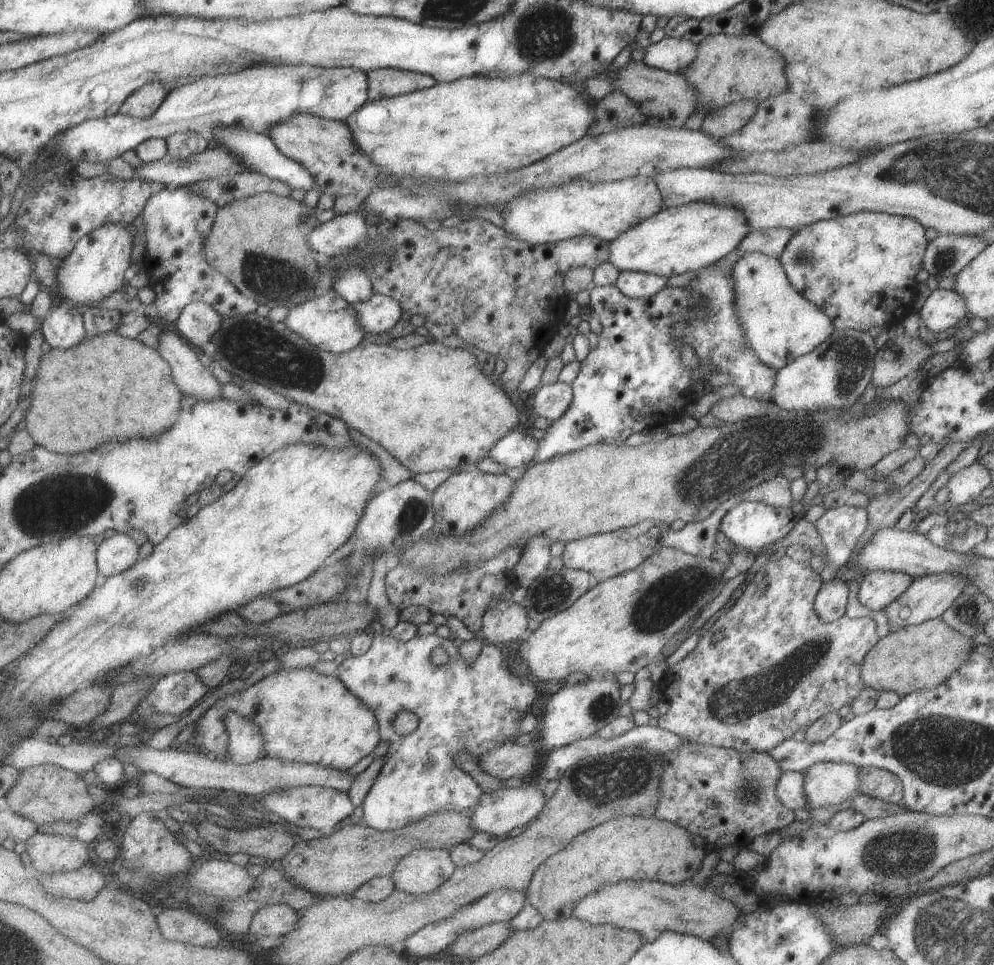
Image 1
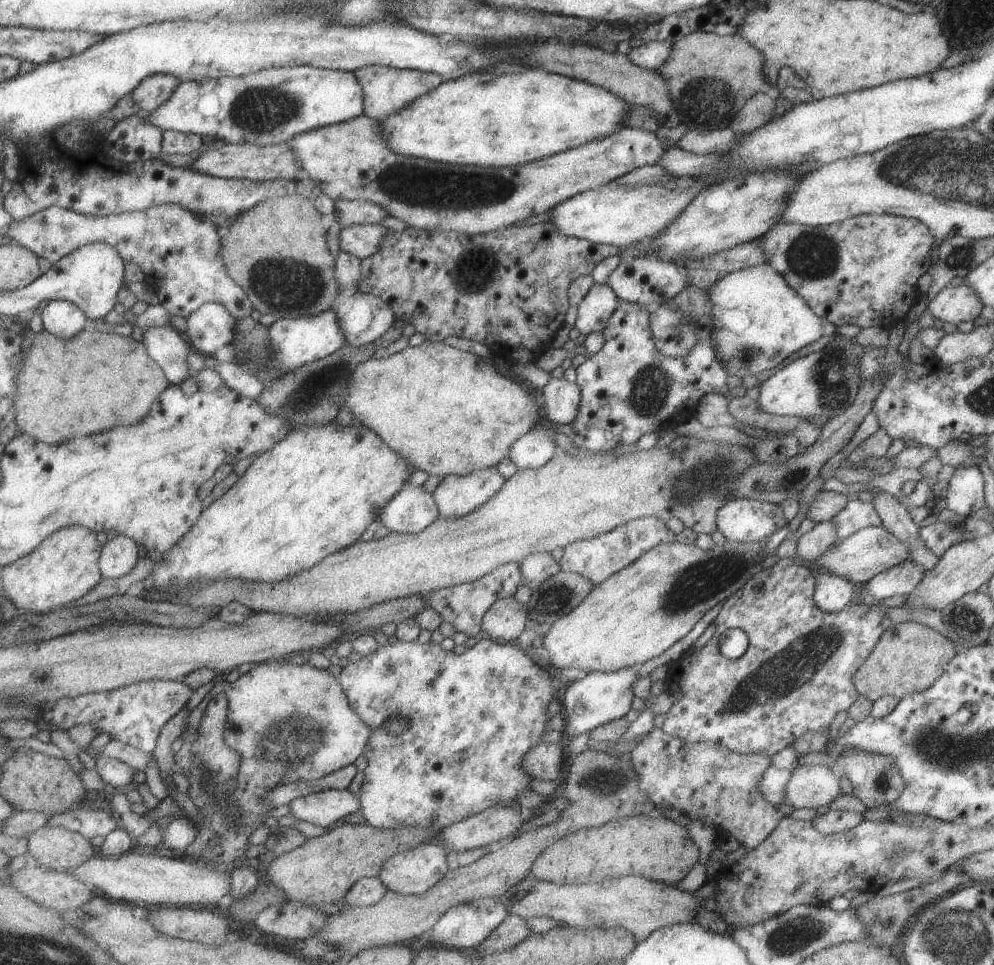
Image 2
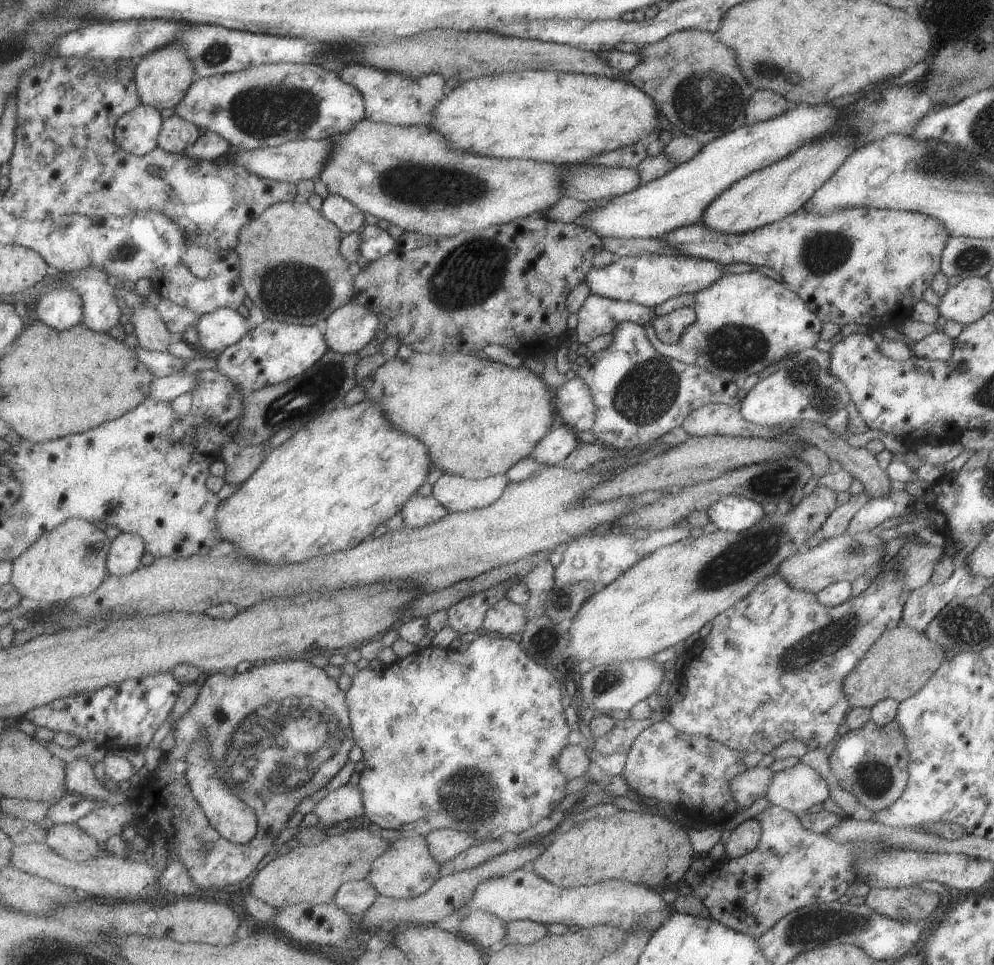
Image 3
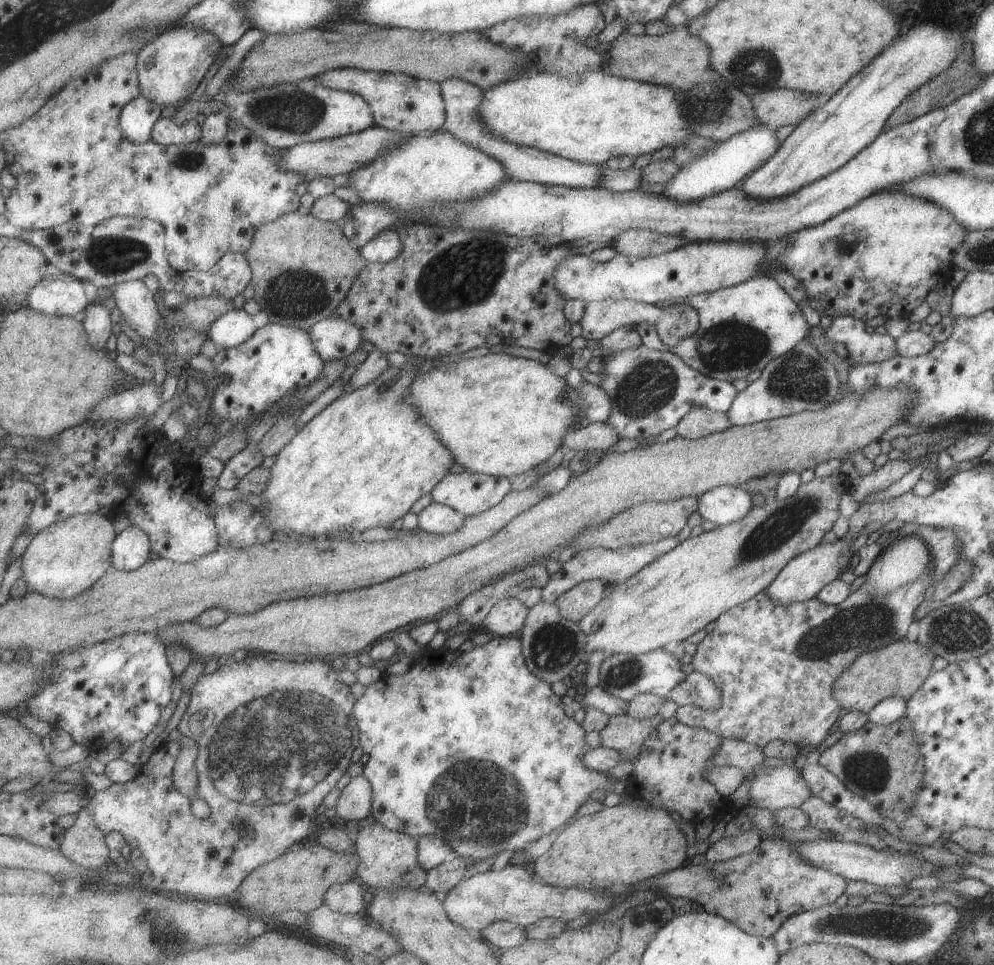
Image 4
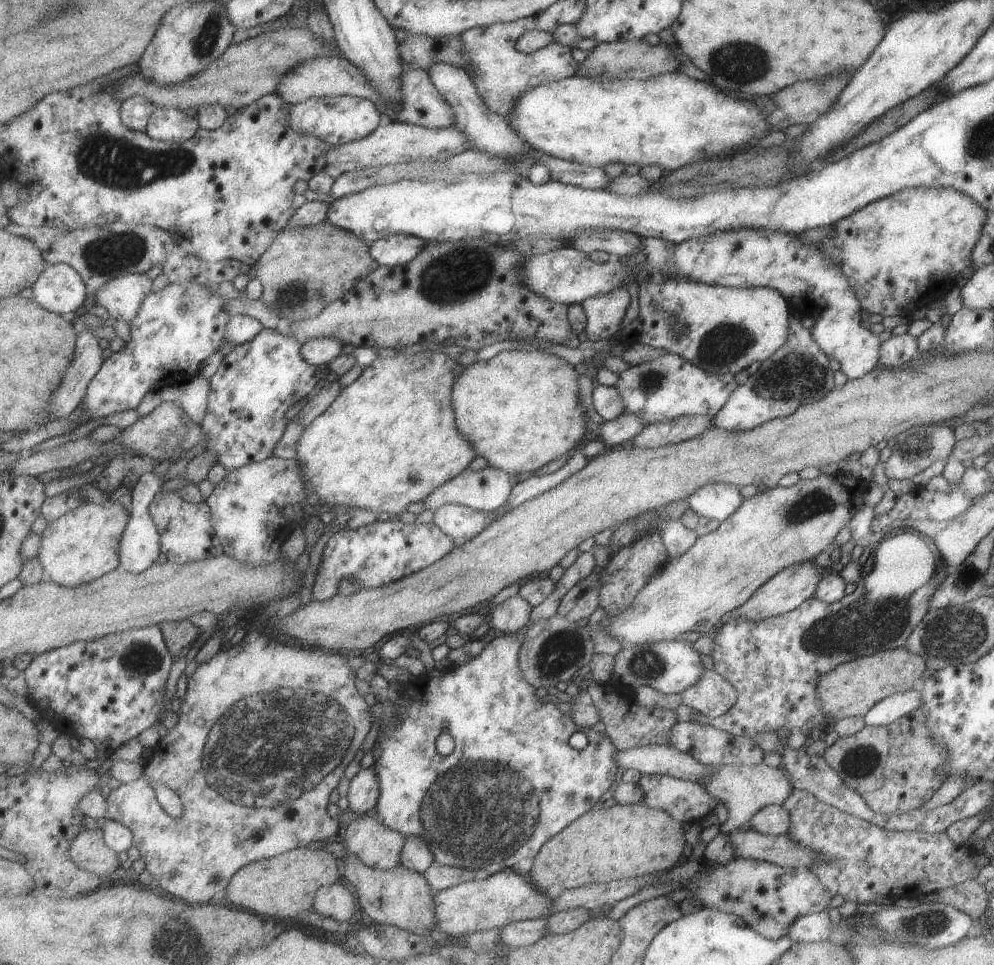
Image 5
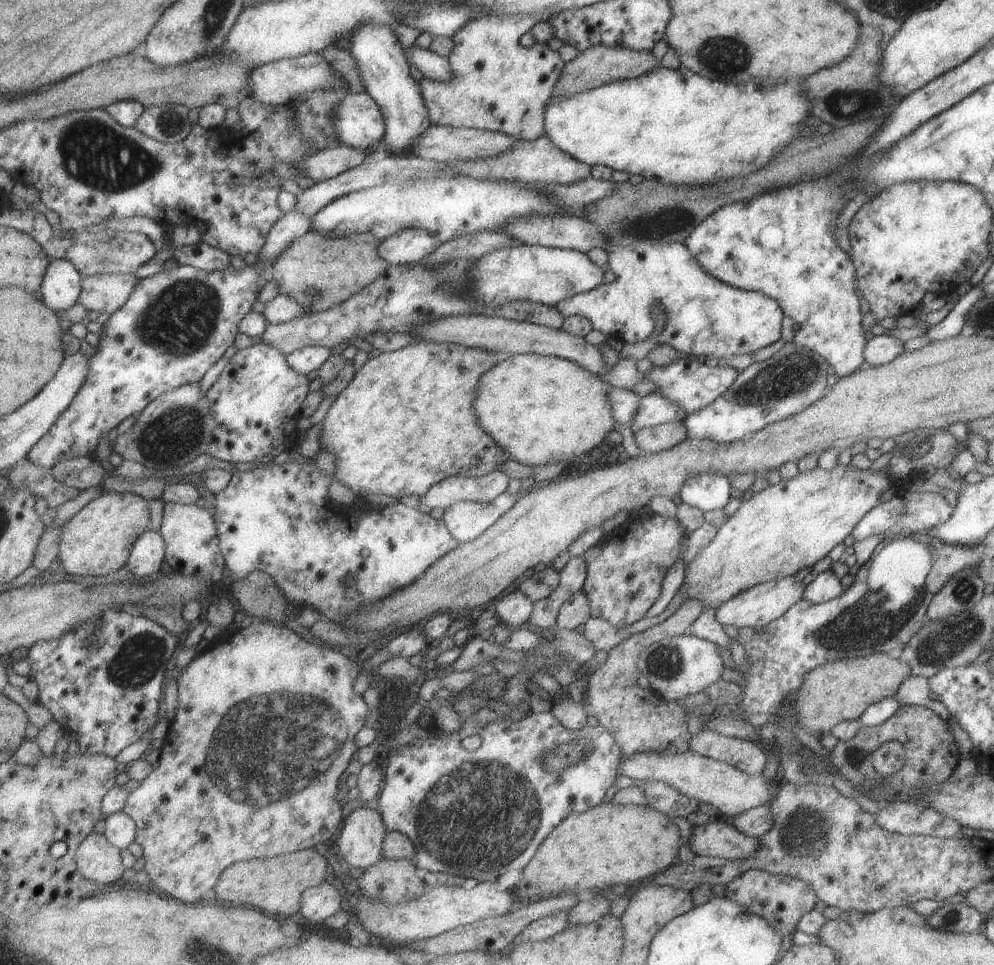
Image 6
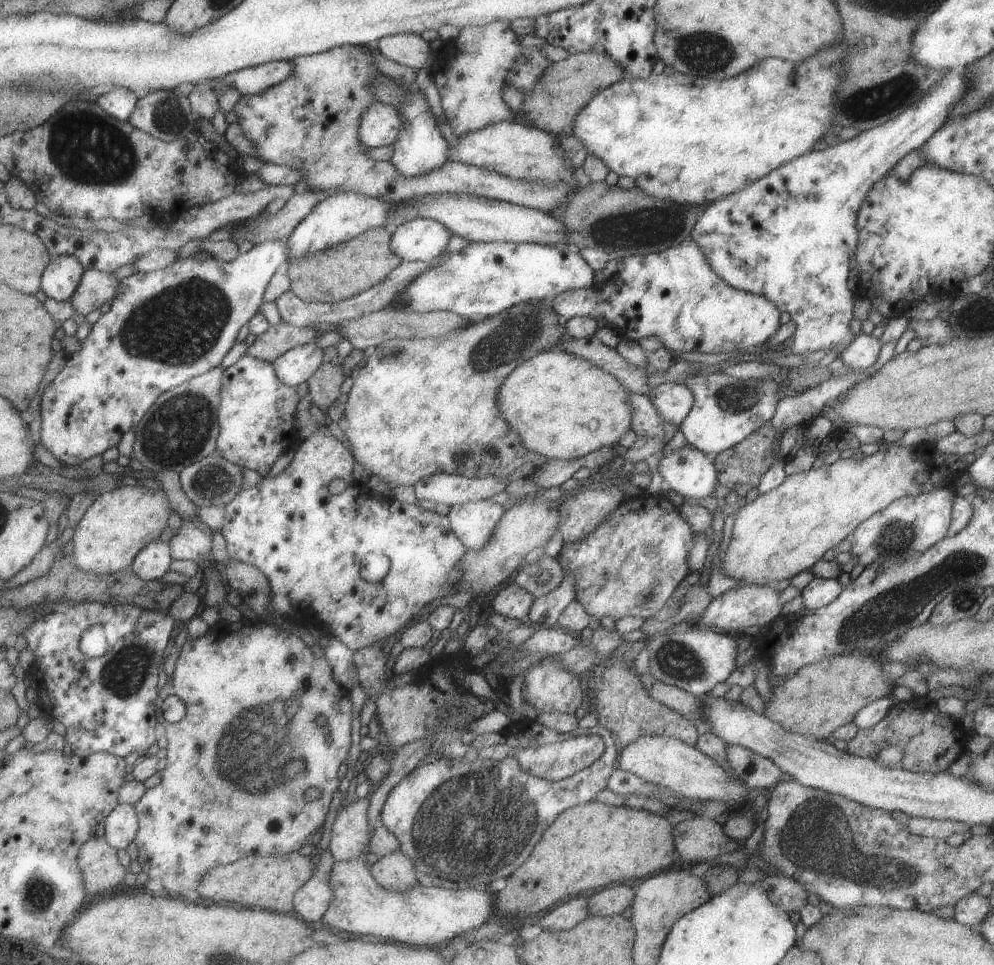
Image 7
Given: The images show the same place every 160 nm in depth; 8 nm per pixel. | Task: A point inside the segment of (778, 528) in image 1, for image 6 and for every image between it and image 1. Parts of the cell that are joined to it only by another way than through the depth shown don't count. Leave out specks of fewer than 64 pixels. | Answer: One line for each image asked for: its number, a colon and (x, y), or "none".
2: (739, 520)
3: (731, 513)
4: (721, 505)
5: (717, 501)
6: (706, 491)

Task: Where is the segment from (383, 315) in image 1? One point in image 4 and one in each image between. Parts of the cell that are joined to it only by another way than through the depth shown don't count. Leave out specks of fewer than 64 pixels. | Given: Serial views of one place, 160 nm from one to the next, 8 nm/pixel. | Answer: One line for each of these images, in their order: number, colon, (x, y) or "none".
2: (362, 318)
3: (348, 328)
4: (332, 339)

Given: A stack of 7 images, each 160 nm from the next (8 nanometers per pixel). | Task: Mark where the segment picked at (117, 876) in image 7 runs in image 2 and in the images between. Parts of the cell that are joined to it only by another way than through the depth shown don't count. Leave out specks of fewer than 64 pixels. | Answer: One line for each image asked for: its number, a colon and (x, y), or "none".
2: (53, 847)
3: (66, 839)
4: (83, 843)
5: (87, 850)
6: (98, 861)

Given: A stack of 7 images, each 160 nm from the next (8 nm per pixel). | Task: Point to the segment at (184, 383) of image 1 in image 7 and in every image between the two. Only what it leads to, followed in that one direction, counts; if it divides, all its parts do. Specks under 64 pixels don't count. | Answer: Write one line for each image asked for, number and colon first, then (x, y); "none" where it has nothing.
2: (167, 347)
3: (150, 331)
4: (135, 302)
5: (121, 297)
6: (101, 292)
7: (95, 288)

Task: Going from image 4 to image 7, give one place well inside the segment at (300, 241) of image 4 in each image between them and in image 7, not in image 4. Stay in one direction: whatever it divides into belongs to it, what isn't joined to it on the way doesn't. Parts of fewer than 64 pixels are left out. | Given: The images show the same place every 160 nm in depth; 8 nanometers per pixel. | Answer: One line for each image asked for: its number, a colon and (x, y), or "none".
5: (304, 269)
6: (316, 271)
7: (337, 273)

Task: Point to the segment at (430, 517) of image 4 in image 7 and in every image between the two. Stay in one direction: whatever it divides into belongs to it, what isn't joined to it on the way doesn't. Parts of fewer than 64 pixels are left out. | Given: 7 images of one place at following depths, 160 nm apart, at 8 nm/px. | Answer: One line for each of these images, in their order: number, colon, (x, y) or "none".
5: (457, 521)
6: (465, 520)
7: (472, 523)

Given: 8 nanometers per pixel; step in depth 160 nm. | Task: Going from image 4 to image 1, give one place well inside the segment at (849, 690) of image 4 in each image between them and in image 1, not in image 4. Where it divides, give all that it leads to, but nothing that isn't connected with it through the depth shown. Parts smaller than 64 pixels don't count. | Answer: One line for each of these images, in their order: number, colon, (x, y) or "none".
1: (918, 657)
2: (907, 658)
3: (901, 660)

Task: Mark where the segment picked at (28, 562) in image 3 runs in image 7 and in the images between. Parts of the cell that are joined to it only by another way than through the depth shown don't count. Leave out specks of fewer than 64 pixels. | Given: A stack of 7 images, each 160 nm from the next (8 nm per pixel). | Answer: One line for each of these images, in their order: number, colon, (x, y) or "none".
4: (62, 560)
5: (82, 544)
6: (97, 540)
7: (119, 522)

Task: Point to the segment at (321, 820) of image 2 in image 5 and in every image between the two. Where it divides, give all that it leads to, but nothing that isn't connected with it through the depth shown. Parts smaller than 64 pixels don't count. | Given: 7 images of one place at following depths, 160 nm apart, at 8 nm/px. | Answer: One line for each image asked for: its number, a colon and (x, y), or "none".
3: (345, 802)
4: (354, 801)
5: (362, 795)

